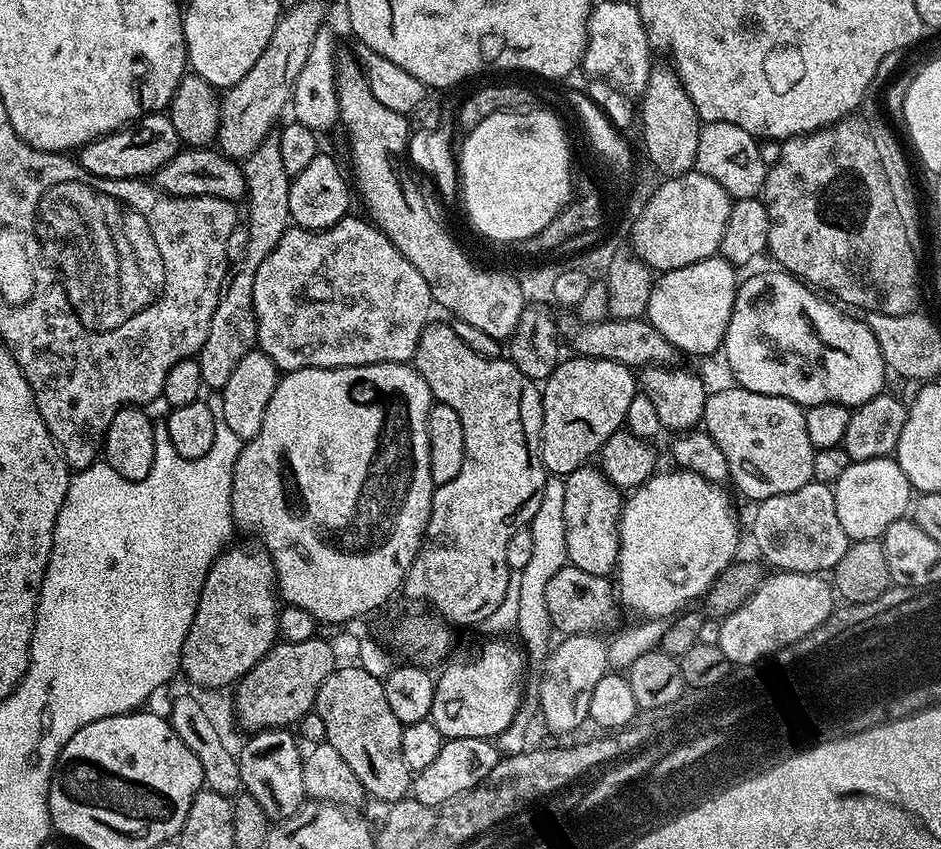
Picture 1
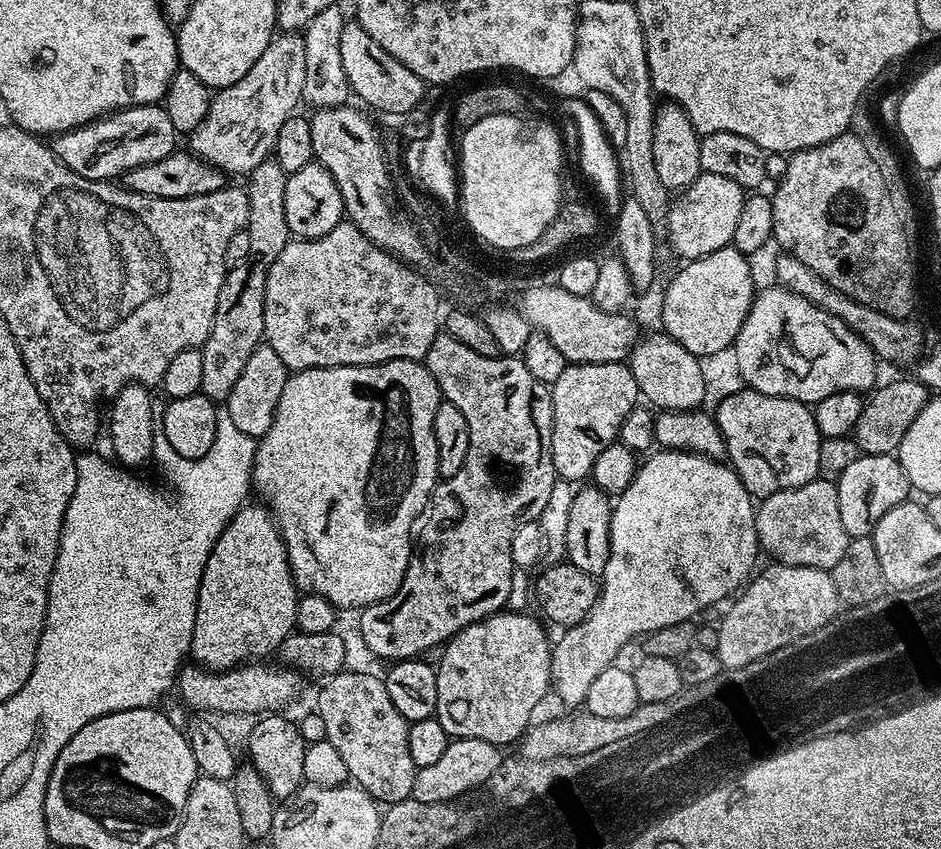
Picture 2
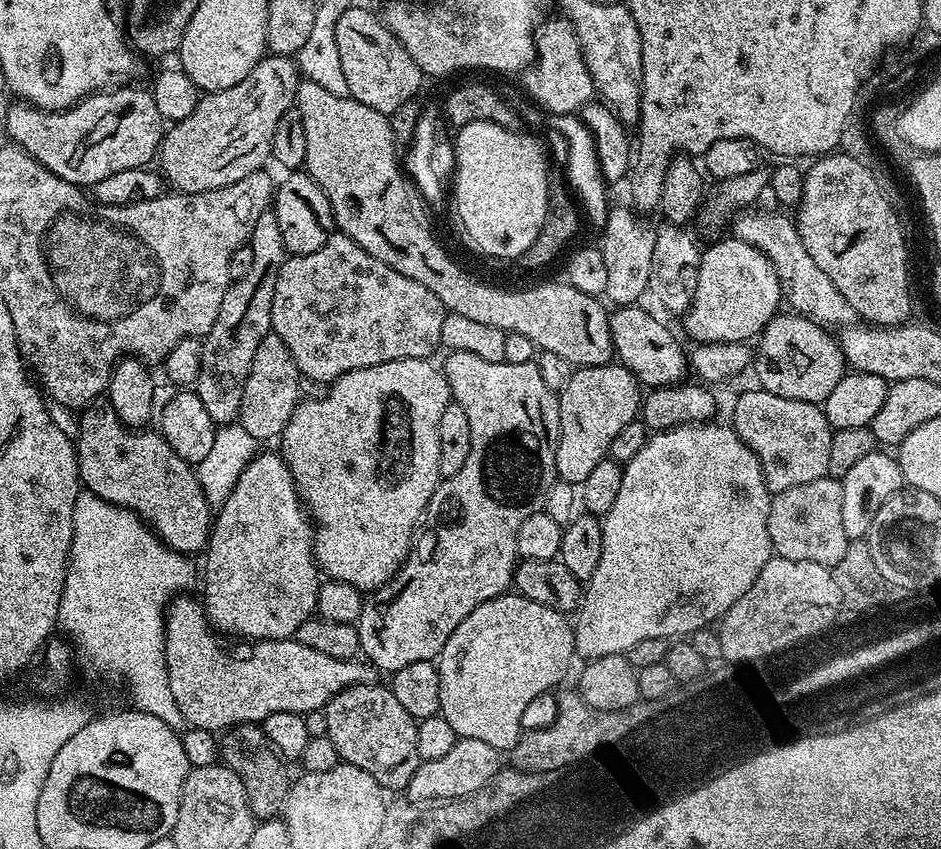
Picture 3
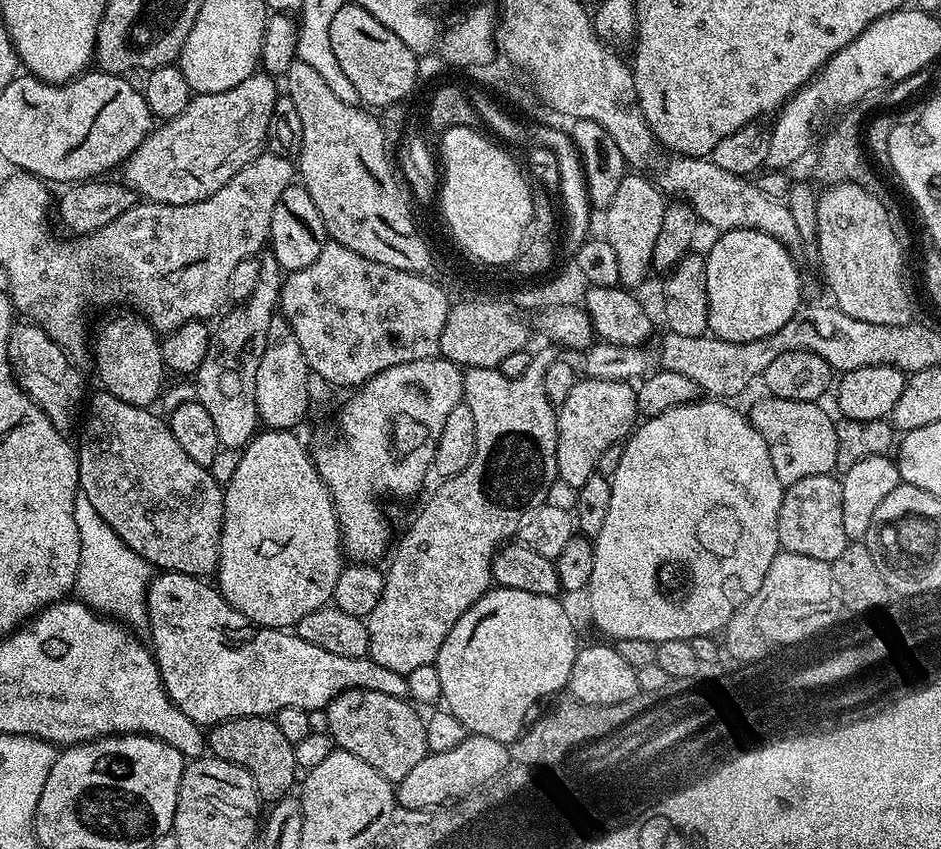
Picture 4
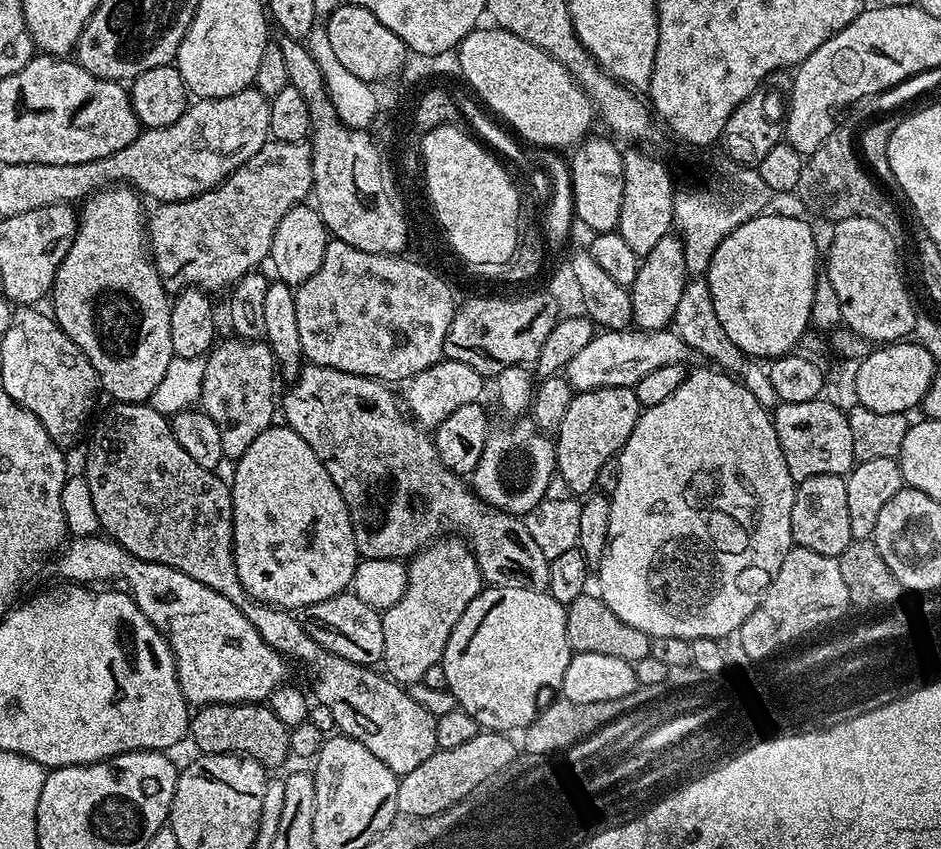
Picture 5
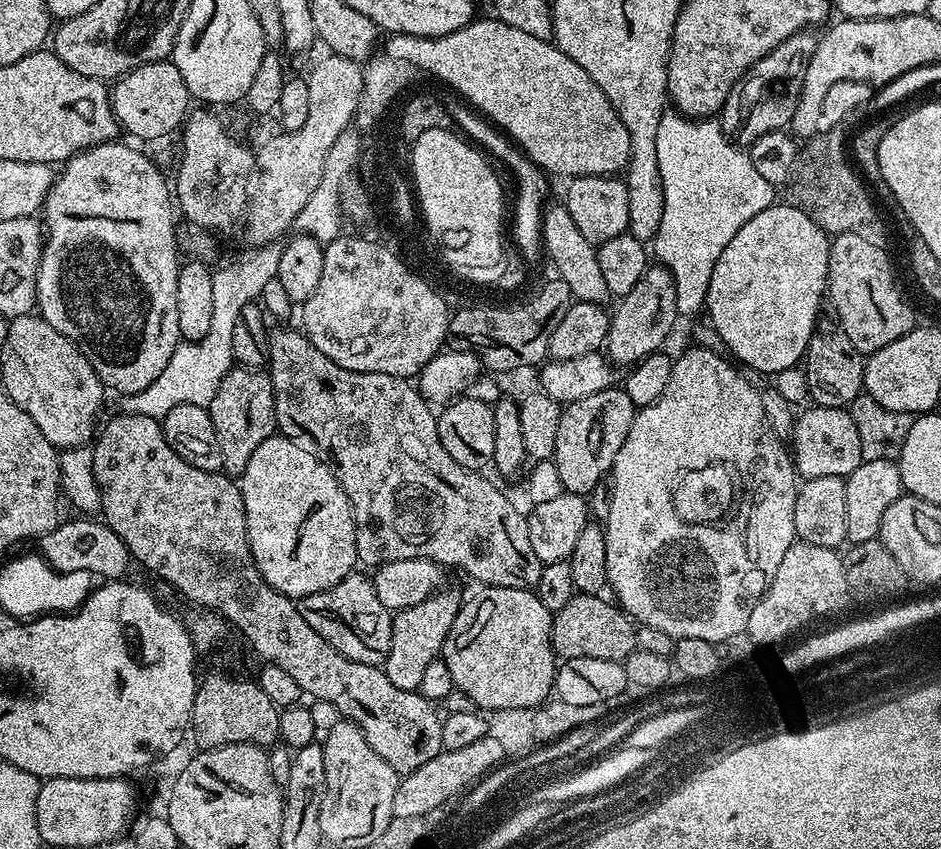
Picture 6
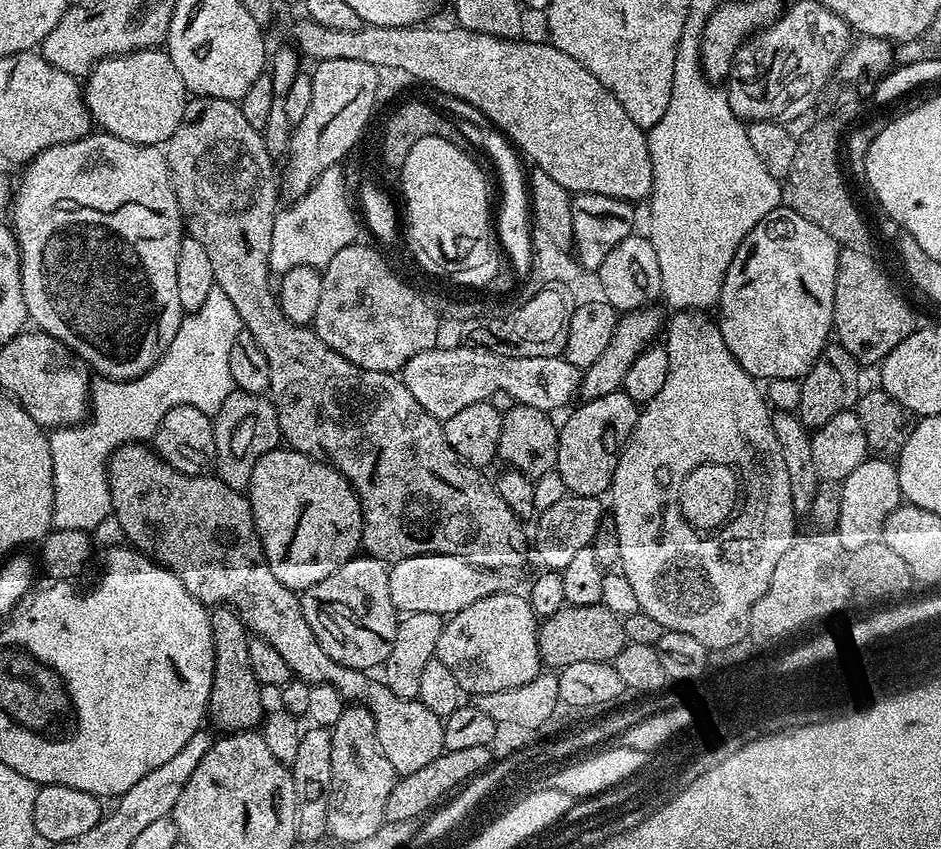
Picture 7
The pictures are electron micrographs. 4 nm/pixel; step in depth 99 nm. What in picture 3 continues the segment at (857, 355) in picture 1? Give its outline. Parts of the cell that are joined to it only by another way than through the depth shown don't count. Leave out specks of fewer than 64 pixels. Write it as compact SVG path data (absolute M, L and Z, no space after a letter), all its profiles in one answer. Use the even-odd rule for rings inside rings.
M777 314L764 327L754 348L755 379L763 391L782 398L823 405L846 371L837 337L827 327L799 314Z

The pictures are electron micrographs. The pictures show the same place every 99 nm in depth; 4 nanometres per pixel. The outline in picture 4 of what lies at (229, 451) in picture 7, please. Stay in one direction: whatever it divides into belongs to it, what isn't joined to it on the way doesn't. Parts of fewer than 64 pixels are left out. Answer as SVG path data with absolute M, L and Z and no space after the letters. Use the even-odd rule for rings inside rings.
M270 254L262 260L262 275L258 278L258 286L254 286L254 294L243 302L237 303L233 312L223 313L224 321L212 332L212 341L206 350L206 358L202 358L202 366L194 374L196 380L195 399L210 413L214 422L214 430L218 430L221 449L243 449L244 445L256 435L260 424L260 415L256 409L256 379L258 378L258 362L262 362L262 350L266 350L266 330L270 330L270 318L278 315L280 303L280 286L282 269Z

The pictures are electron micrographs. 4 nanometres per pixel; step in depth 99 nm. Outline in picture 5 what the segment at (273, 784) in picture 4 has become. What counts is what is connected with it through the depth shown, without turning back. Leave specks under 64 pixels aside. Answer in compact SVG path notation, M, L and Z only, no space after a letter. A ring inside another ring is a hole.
M267 703L206 704L197 707L190 716L190 736L196 739L204 754L227 752L254 758L265 770L280 768L290 760L288 734L290 729L268 709Z

